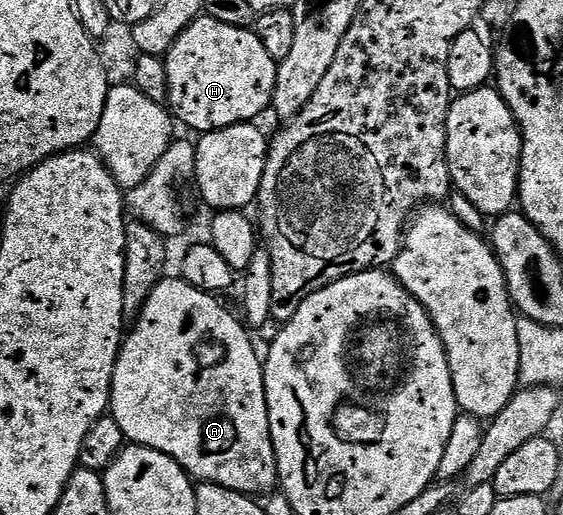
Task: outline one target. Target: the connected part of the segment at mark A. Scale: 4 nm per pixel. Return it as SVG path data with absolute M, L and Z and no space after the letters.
M164 279L157 287L153 287L142 311L139 312L138 317L134 318L132 325L135 326L132 329L130 326L129 332L124 336L123 345L119 348L119 358L113 371L109 413L115 418L117 427L121 427L124 438L130 444L144 445L169 455L182 469L186 469L196 482L229 487L238 493L260 495L259 493L269 492L271 488L274 490L279 479L275 448L269 431L269 411L263 386L263 361L261 353L255 350L255 345L251 342L250 335L252 336L252 334L249 332L248 326L240 318L239 322L219 301L222 300L218 296L201 291L182 279L176 279L176 281Z

